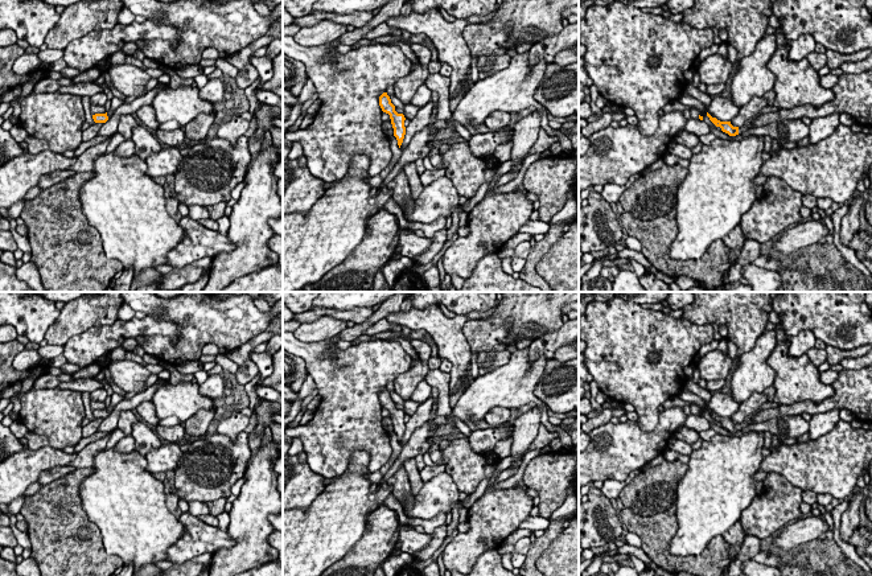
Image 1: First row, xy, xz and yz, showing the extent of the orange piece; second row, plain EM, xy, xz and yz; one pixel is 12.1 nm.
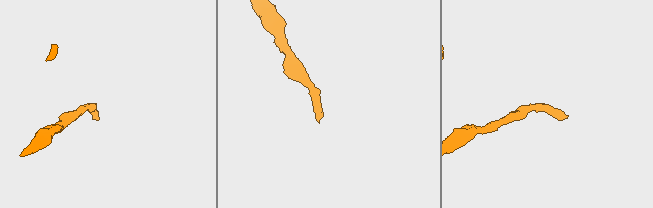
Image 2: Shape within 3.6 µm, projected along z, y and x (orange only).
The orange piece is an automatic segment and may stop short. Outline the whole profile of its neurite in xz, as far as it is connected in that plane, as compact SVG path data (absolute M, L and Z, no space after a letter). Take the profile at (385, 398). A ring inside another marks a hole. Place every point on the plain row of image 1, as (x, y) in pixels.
M383 388L379 392L379 402L381 402L383 408L390 411L391 420L394 424L394 432L396 433L398 441L400 444L403 435L404 435L404 431L406 431L406 423L404 423L406 414L403 410L398 410L395 407L395 402L391 399L391 395L387 391L387 388Z

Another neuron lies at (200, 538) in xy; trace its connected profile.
M189 511L182 513L178 521L185 526L185 534L166 550L166 560L173 564L182 564L207 552L231 548L236 543L227 532L206 524Z

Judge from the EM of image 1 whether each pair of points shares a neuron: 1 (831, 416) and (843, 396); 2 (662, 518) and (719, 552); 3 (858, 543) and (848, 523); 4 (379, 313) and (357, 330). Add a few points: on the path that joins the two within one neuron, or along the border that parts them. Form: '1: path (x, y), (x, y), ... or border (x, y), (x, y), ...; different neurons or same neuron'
1: border (840, 410), (827, 410), (811, 415); different neurons
2: path (662, 540), (662, 551), (673, 562), (696, 562); same neuron
3: border (858, 526), (847, 542); different neurons
4: path (374, 317), (362, 328); same neuron

